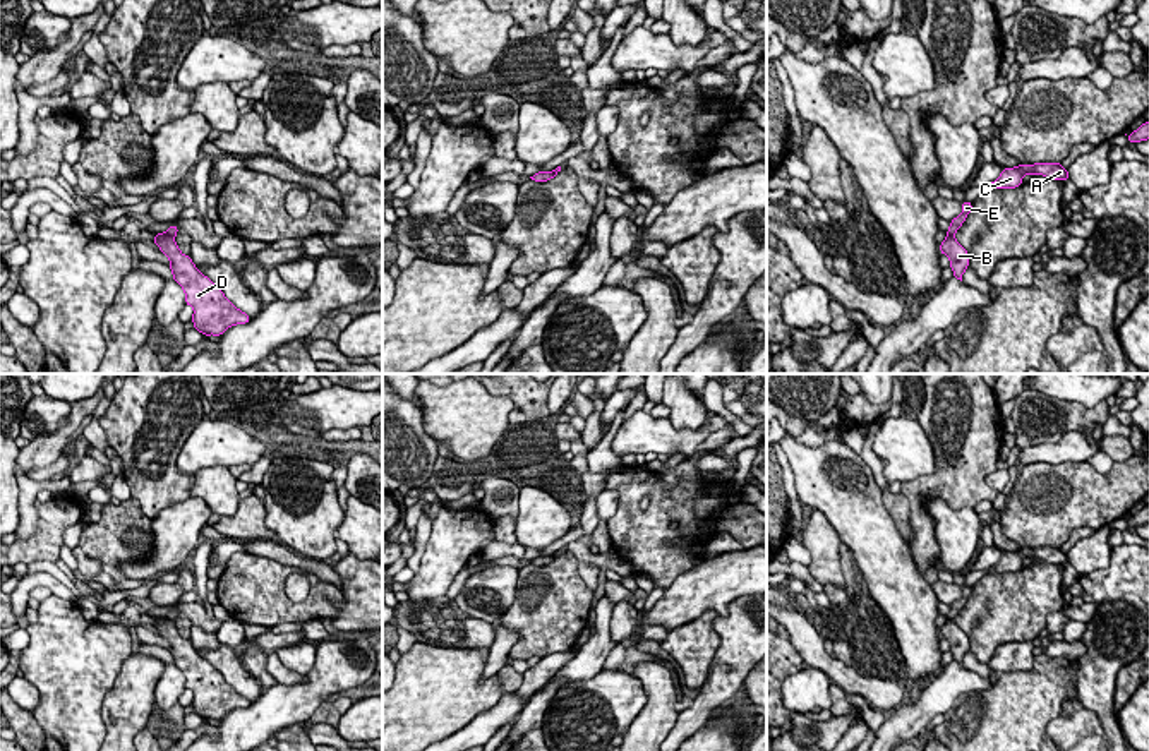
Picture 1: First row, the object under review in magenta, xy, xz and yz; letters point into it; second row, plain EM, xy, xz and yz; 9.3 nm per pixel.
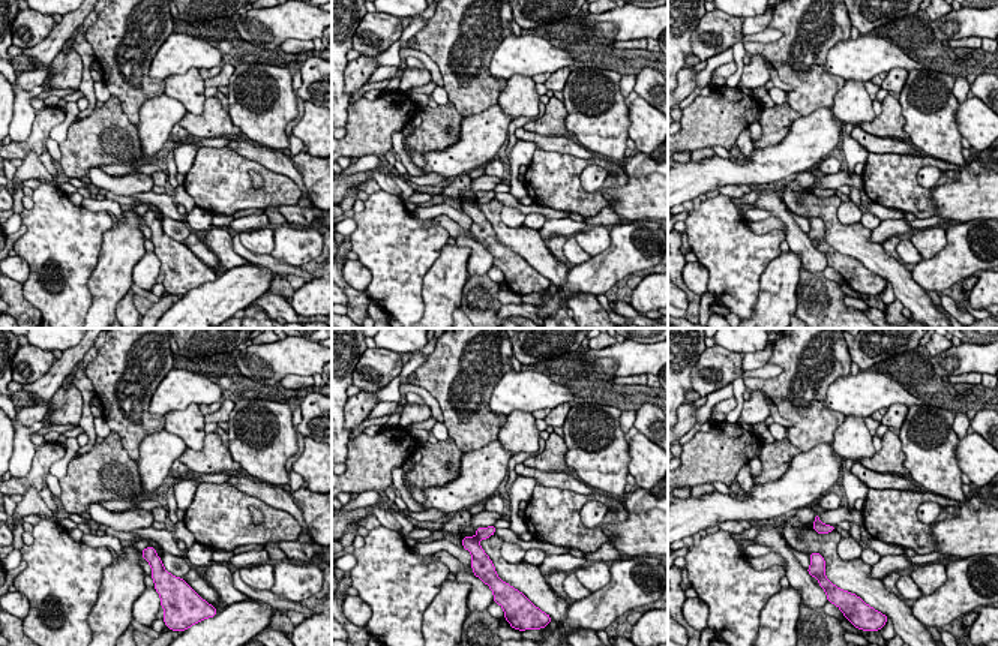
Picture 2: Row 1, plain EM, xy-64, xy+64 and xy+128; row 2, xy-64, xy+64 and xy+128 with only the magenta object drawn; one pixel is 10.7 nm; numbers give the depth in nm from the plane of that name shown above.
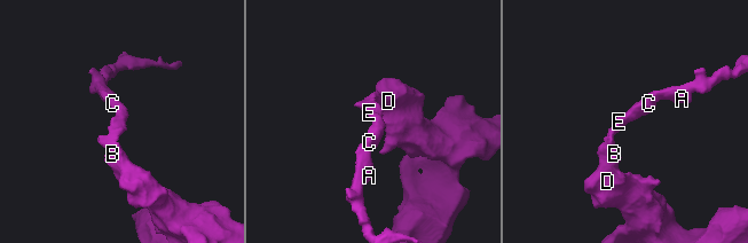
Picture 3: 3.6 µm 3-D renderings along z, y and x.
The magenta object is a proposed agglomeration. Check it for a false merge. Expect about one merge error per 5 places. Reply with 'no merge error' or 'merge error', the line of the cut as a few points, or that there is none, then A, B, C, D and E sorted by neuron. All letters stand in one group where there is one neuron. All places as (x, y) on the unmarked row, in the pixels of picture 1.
merge error; cut yz (949, 618), (954, 619); groups A C E / B D

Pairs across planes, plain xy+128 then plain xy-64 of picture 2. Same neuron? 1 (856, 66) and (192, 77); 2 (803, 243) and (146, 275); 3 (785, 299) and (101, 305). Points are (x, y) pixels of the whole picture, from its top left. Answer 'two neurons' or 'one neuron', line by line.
1: two neurons
2: one neuron
3: one neuron

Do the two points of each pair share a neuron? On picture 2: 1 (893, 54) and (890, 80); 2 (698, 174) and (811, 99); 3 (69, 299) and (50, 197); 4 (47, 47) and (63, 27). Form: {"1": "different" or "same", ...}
{"1": "different", "2": "different", "3": "same", "4": "same"}

